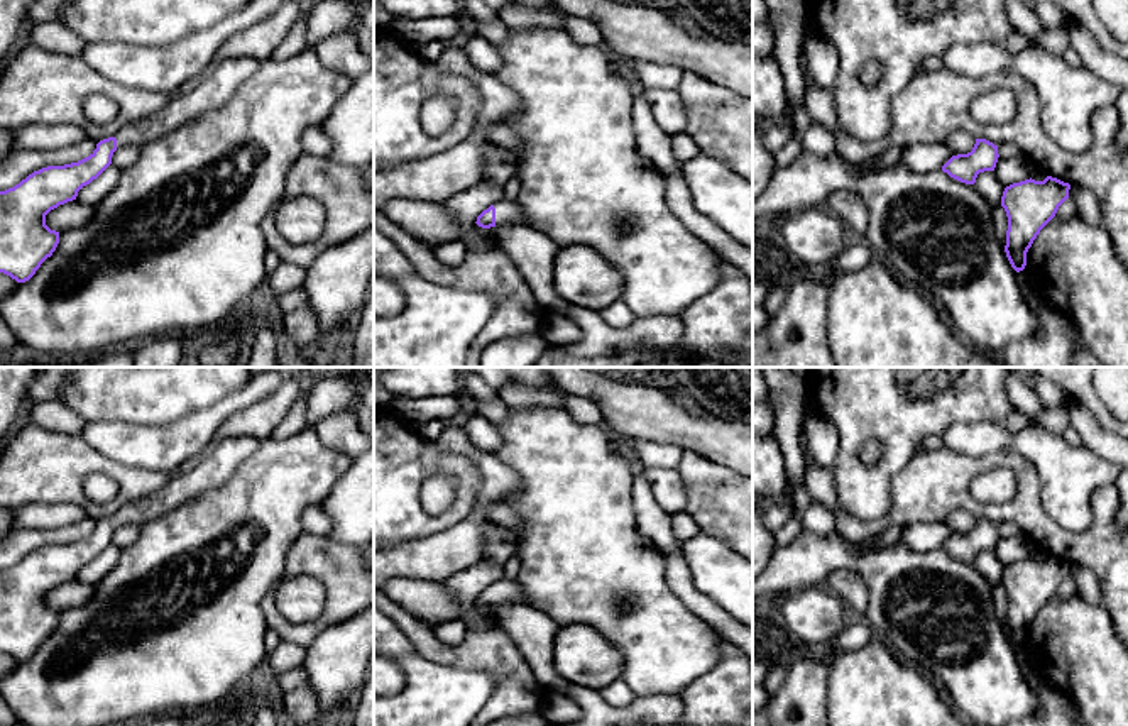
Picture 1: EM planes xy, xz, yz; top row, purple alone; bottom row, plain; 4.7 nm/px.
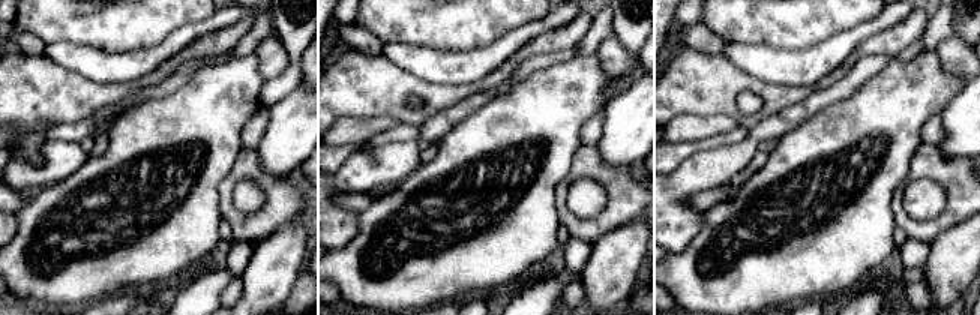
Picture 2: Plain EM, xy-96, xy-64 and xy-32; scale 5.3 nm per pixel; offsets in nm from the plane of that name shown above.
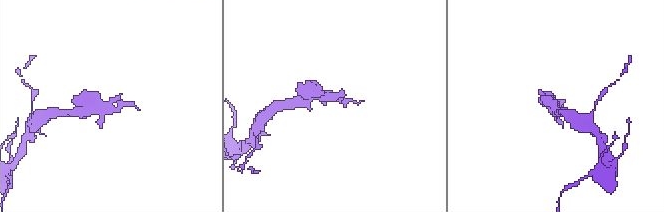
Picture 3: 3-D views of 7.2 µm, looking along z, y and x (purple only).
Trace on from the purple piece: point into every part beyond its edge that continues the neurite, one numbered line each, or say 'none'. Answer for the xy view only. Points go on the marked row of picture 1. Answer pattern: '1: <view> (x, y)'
1: xy (219, 85)

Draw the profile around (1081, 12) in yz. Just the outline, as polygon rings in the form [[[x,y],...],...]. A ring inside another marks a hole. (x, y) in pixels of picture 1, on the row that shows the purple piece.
[[[1049,0],[1059,7],[1065,20],[1072,20],[1086,27],[1098,44],[1125,59],[1128,59],[1128,44],[1116,41],[1094,12],[1092,0]]]

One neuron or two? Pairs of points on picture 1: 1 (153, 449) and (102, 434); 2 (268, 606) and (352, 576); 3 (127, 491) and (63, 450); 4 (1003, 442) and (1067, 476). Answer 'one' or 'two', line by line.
1: one
2: one
3: one
4: one

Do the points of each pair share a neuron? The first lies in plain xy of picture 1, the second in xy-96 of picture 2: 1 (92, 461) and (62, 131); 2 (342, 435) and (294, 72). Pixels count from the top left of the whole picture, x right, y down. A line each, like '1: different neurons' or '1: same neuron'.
1: different neurons
2: different neurons

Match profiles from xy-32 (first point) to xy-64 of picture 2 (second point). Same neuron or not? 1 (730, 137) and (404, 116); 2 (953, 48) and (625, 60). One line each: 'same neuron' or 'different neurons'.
1: different neurons
2: same neuron

